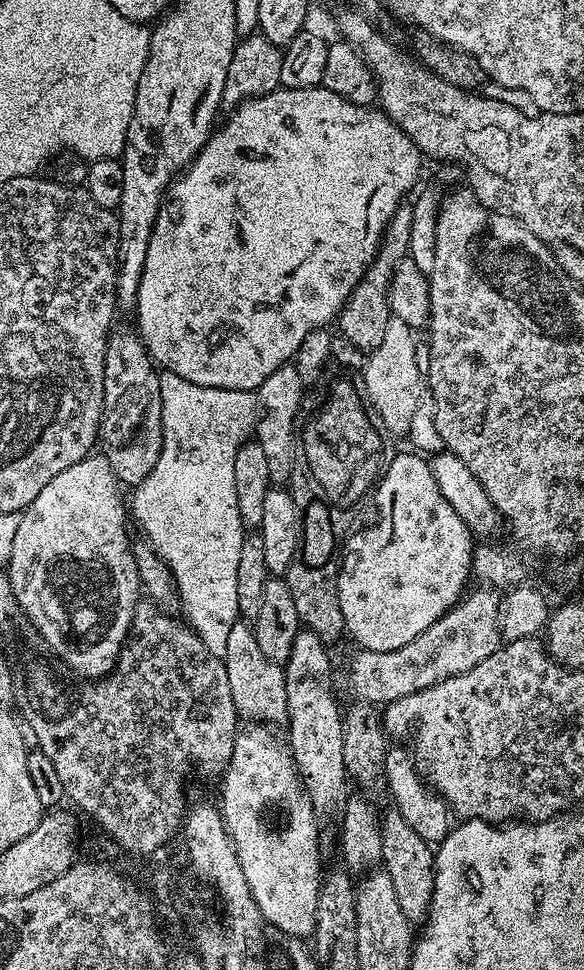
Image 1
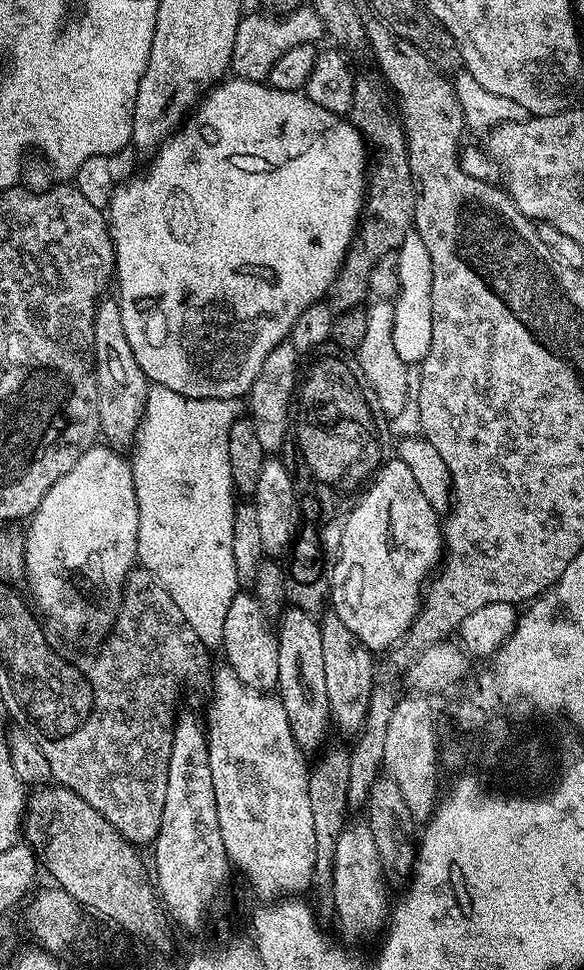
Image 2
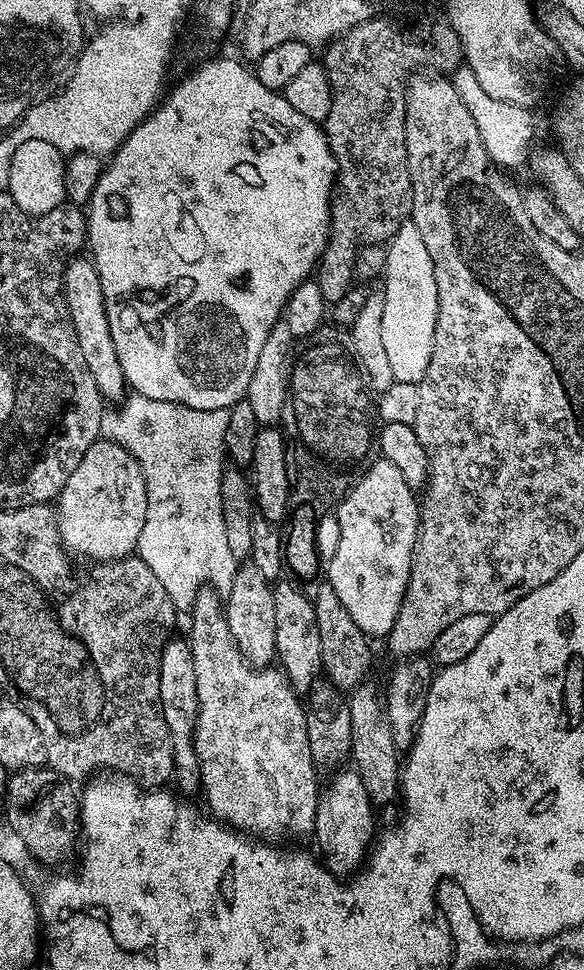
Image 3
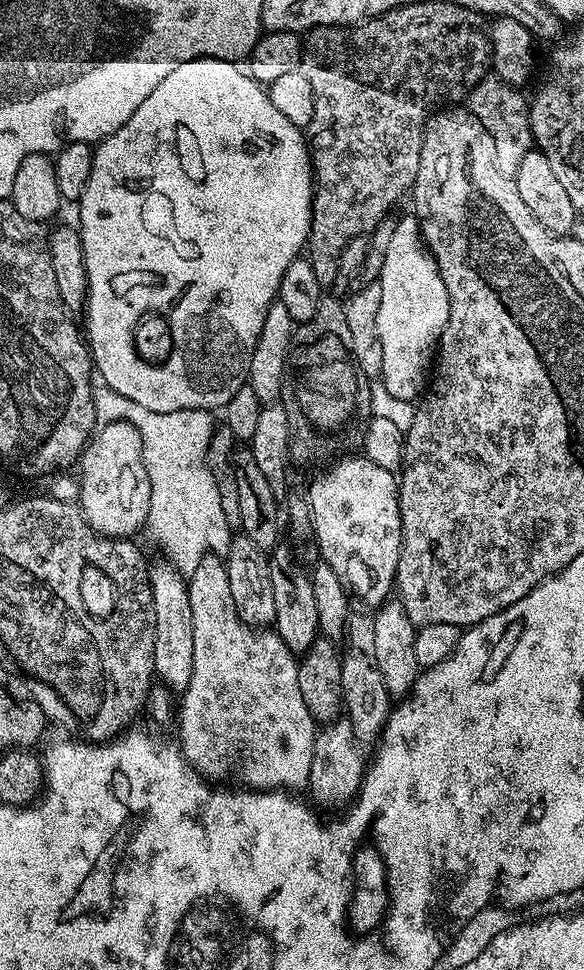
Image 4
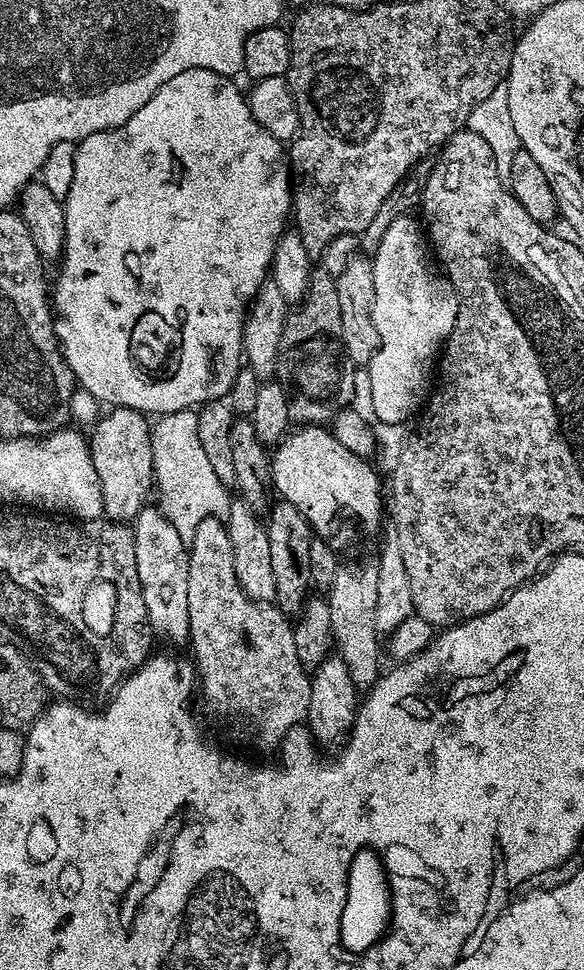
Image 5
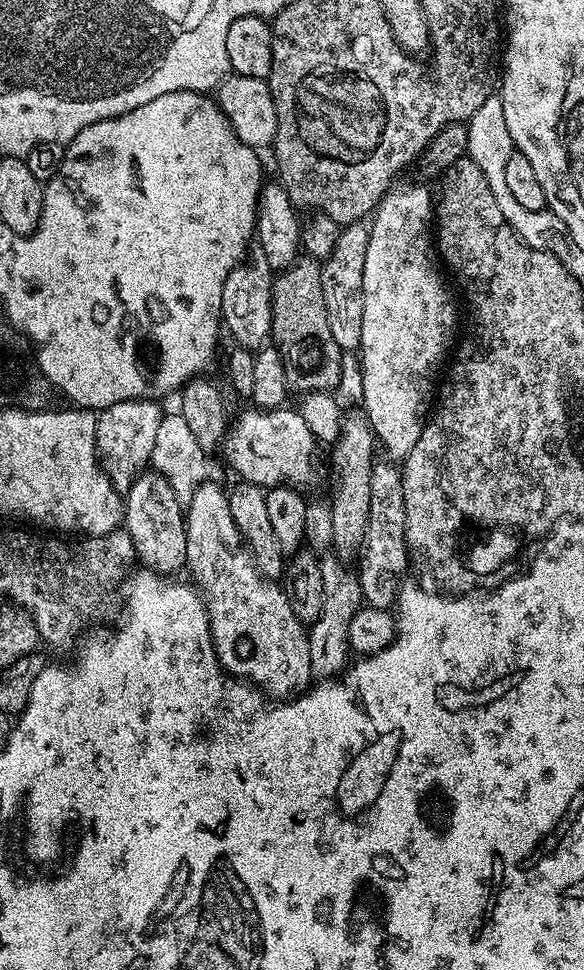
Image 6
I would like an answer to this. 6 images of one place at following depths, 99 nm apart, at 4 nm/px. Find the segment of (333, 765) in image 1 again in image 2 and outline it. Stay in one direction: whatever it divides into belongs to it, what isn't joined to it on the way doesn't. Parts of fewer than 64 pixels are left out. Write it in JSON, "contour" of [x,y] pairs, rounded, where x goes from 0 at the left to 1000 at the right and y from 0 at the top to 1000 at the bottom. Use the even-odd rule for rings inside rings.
{"contour":[[[493,625],[479,632],[476,642],[476,716],[490,732],[490,740],[497,740],[497,753],[510,765],[514,774],[541,777],[557,770],[562,746],[565,751],[565,720],[558,720],[548,639],[533,631]]]}

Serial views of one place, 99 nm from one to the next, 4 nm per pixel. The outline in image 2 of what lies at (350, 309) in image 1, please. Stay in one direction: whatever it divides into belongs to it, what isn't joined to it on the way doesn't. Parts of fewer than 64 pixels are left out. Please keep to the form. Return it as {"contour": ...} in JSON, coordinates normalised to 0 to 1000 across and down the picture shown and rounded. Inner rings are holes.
{"contour":[[[611,81],[599,123],[632,149],[644,148],[644,157],[640,153],[634,161],[634,172],[627,177],[623,216],[610,244],[603,246],[596,261],[591,262],[586,274],[558,306],[560,312],[567,313],[568,321],[575,324],[587,324],[598,318],[618,316],[632,308],[634,278],[640,278],[640,270],[647,270],[654,262],[676,260],[685,256],[695,241],[707,238],[712,230],[712,197],[702,179],[692,134],[680,116],[673,112],[671,115],[664,112],[664,107],[640,84]]]}

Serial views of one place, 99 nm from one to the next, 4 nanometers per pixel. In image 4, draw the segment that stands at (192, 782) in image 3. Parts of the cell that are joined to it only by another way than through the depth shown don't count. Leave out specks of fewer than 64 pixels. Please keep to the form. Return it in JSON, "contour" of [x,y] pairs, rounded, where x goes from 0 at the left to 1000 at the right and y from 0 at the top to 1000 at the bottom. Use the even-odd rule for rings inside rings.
{"contour":[[[274,575],[269,581],[262,580],[253,588],[257,608],[264,616],[264,691],[265,700],[274,701],[283,710],[295,715],[312,715],[318,707],[325,707],[325,695],[332,695],[332,636],[325,633],[325,612],[317,591],[308,590],[286,576]]]}

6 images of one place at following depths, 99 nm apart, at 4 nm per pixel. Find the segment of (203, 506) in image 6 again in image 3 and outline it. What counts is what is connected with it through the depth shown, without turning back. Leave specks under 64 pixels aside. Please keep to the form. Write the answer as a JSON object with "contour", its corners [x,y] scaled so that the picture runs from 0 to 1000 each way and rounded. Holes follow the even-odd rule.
{"contour":[[[344,606],[329,622],[329,644],[318,653],[332,674],[332,695],[339,699],[342,727],[332,769],[342,787],[346,821],[356,824],[354,836],[389,853],[452,868],[479,868],[485,862],[527,862],[539,852],[541,828],[550,813],[541,812],[545,793],[531,781],[522,727],[478,688],[433,689],[425,684],[394,654],[384,624],[378,611],[368,606]]]}

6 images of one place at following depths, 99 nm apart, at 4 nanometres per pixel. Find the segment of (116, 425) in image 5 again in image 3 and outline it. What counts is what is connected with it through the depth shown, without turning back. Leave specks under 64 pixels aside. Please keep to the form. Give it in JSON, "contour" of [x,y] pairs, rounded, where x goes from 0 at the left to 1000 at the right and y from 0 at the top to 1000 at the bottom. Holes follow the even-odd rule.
{"contour":[[[173,452],[154,460],[154,464],[147,464],[147,468],[140,468],[140,476],[134,476],[99,512],[96,539],[103,545],[103,559],[118,570],[152,573],[158,579],[207,577],[211,573],[228,572],[243,551],[243,538],[250,538],[252,521],[250,493],[229,468],[192,454]]]}

